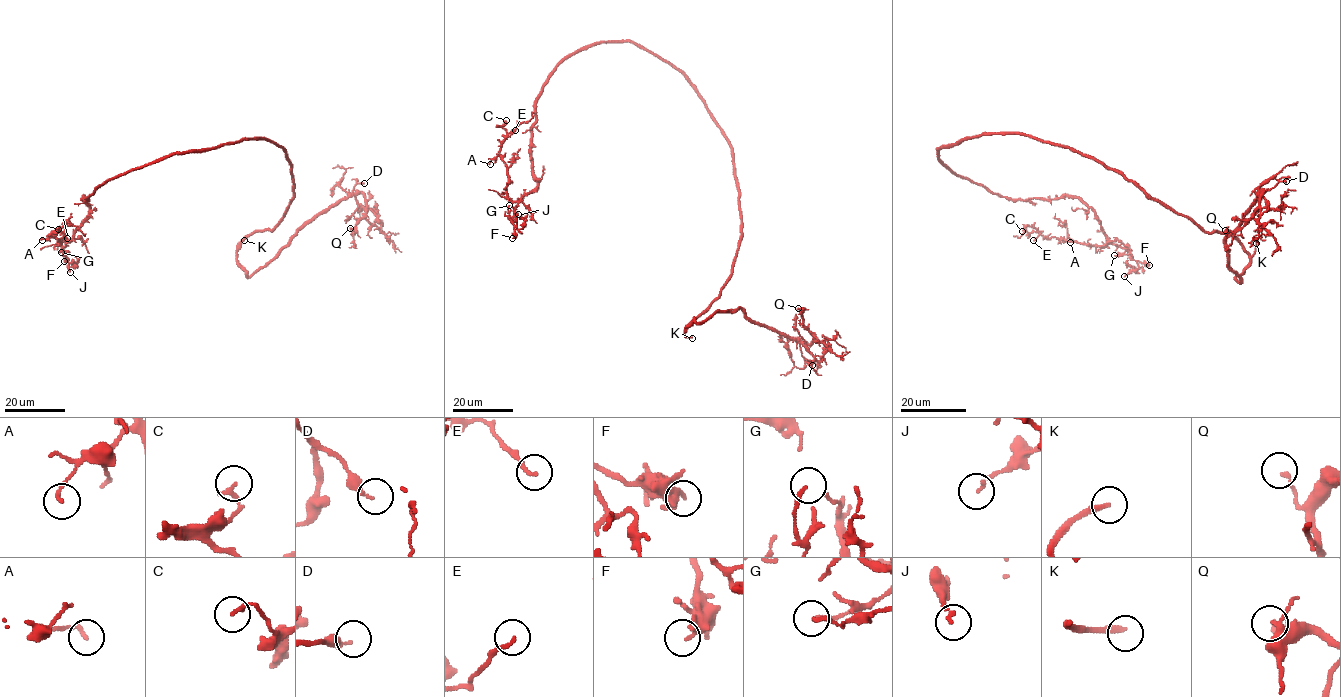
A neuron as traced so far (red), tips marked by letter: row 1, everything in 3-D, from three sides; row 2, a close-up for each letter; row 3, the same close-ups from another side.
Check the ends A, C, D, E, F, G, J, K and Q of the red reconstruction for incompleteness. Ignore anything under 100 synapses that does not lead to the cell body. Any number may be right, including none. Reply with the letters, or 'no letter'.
K

